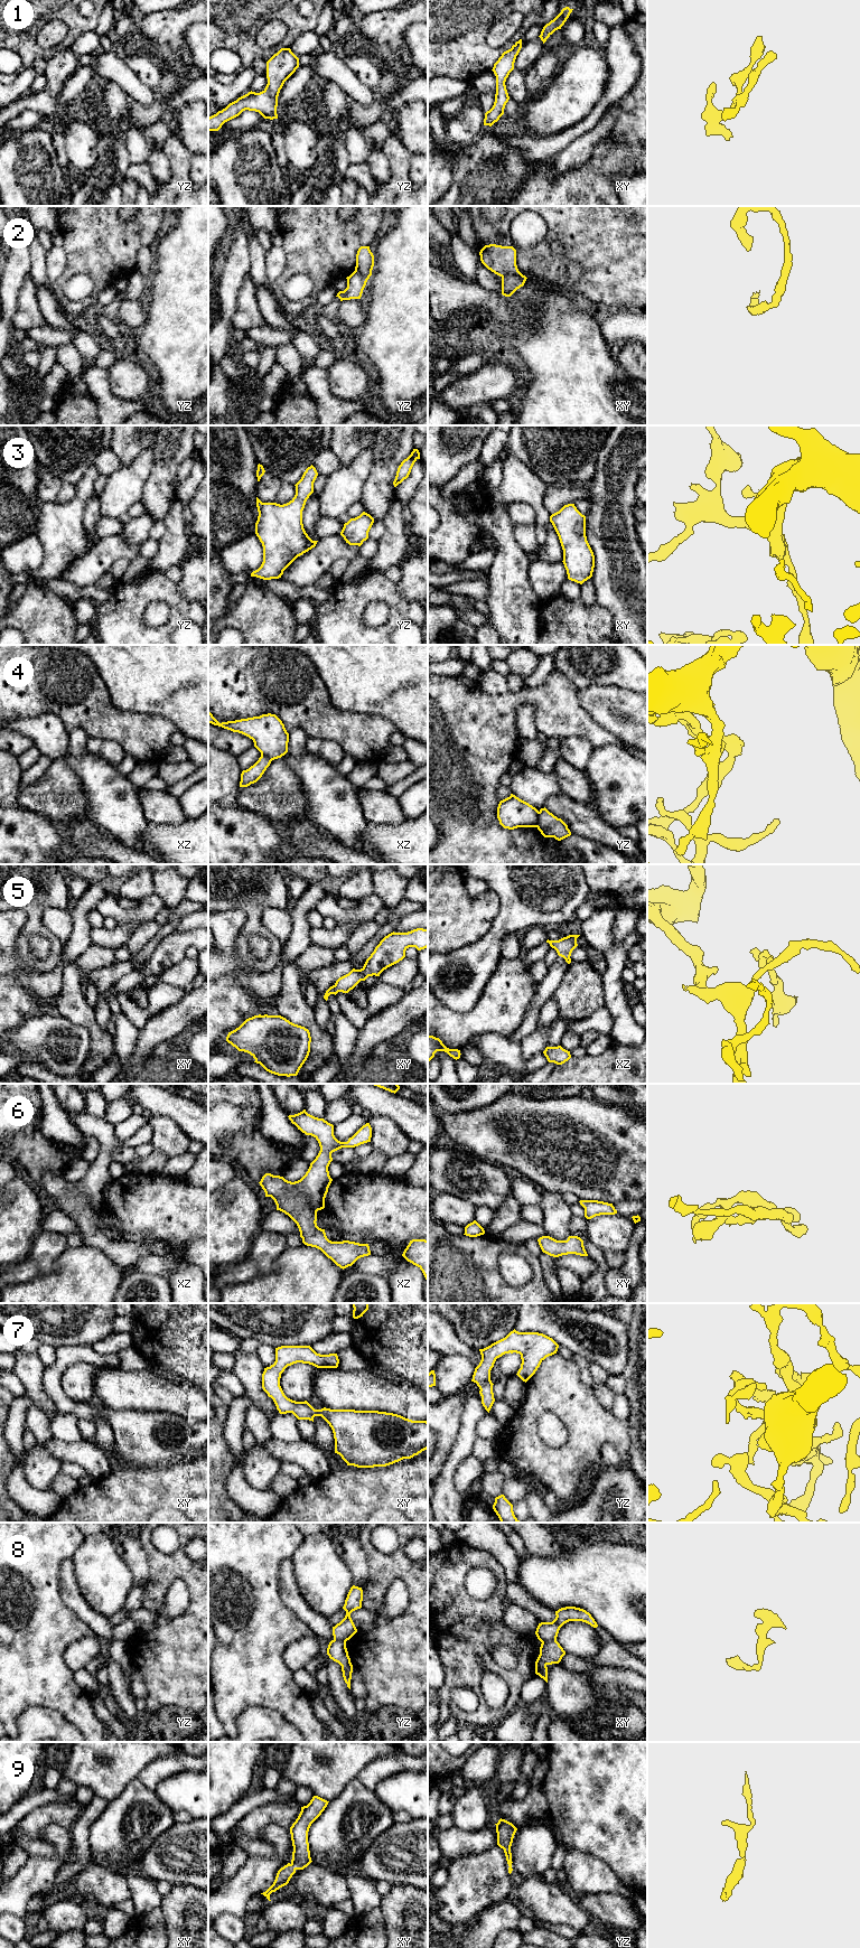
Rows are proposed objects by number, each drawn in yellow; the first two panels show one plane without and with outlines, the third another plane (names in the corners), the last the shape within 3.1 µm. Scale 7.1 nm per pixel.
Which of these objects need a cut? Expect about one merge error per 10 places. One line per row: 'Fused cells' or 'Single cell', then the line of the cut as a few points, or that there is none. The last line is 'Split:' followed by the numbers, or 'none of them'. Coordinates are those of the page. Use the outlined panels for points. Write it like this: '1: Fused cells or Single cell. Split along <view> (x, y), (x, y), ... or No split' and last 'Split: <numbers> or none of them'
1: Single cell. No split
2: Fused cells. Split along xy (521, 273), (504, 274), (502, 277)
3: Single cell. No split
4: Fused cells. Split along yz (539, 812), (536, 826)
5: Single cell. No split
6: Single cell. No split
7: Single cell. No split
8: Single cell. No split
9: Single cell. No split
Split: 2, 4

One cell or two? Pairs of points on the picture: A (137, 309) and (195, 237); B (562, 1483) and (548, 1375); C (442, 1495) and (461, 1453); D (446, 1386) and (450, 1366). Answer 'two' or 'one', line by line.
A: two
B: one
C: one
D: one

